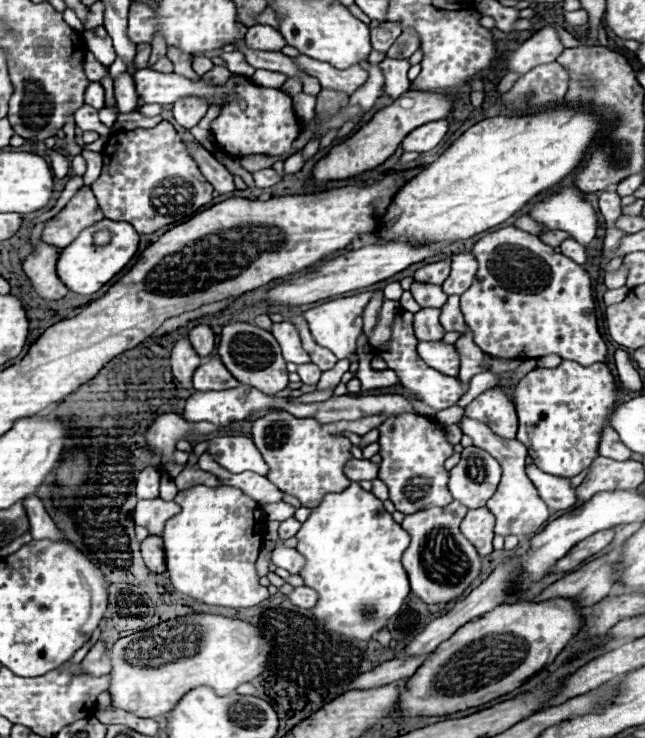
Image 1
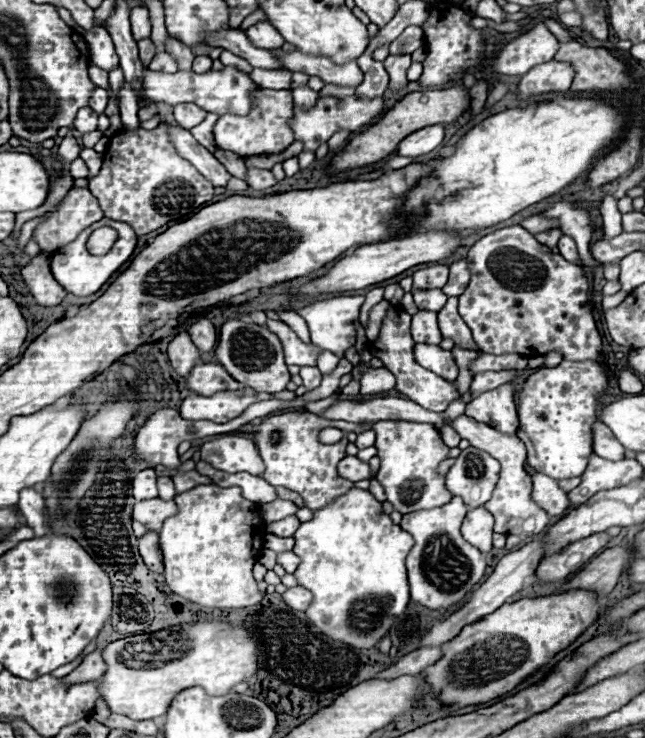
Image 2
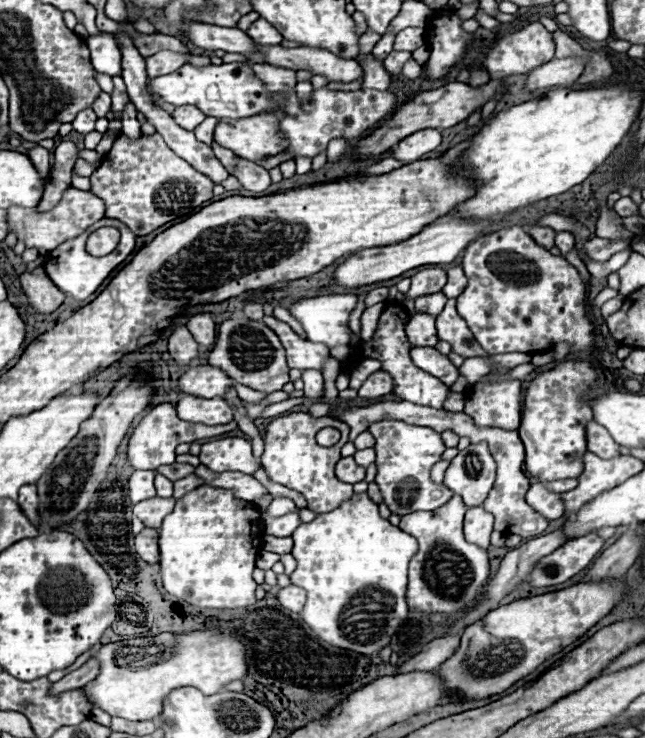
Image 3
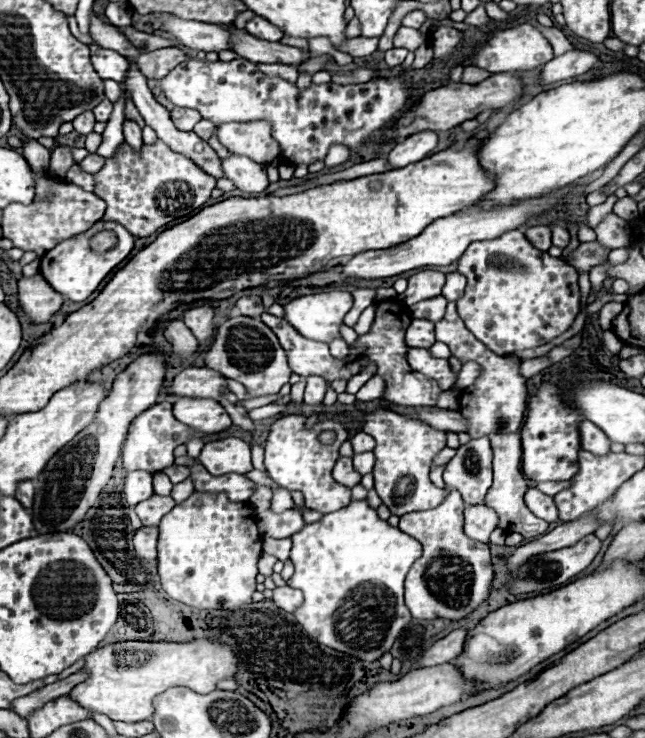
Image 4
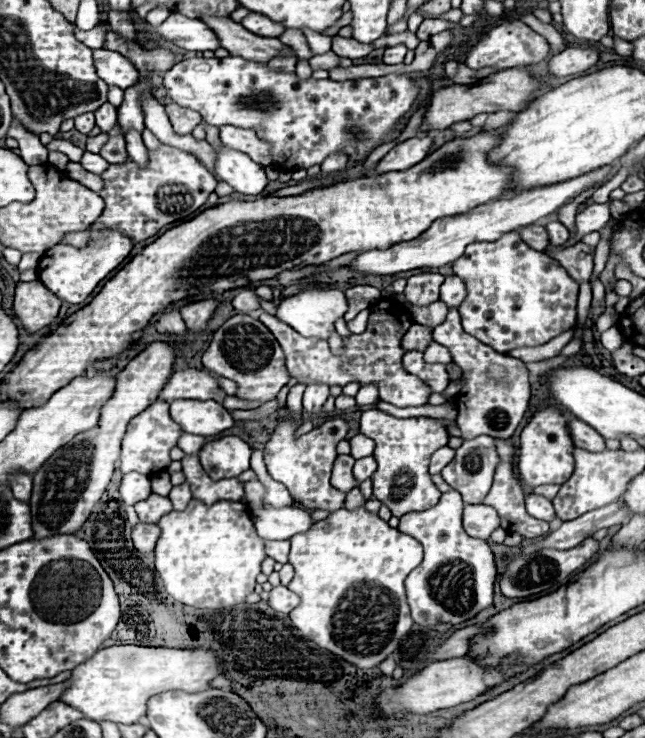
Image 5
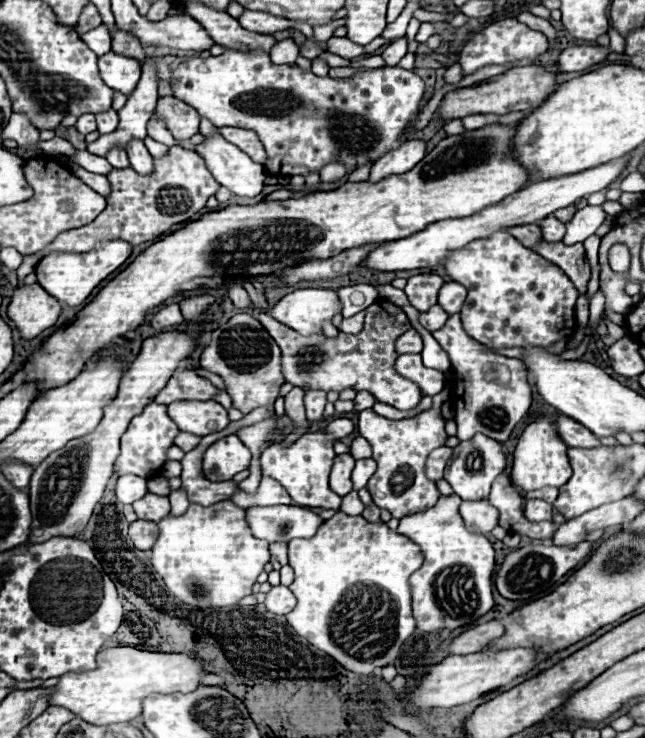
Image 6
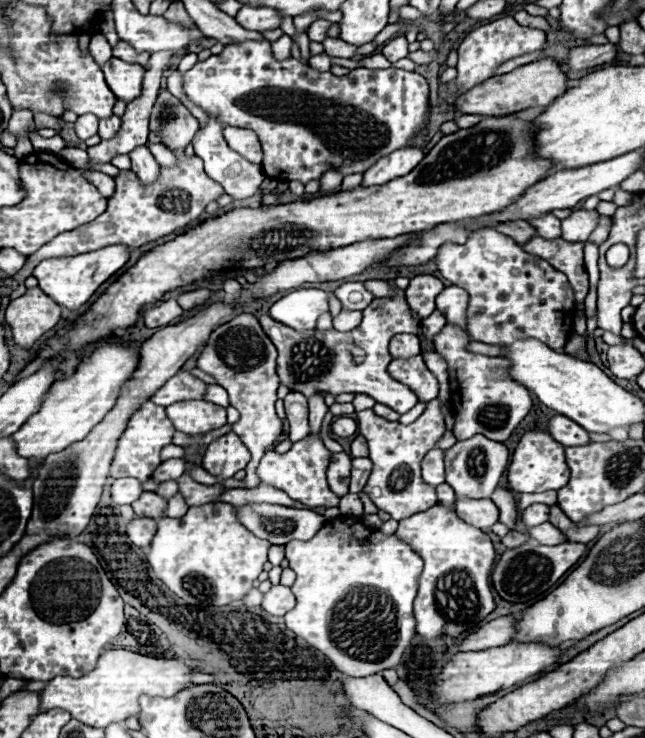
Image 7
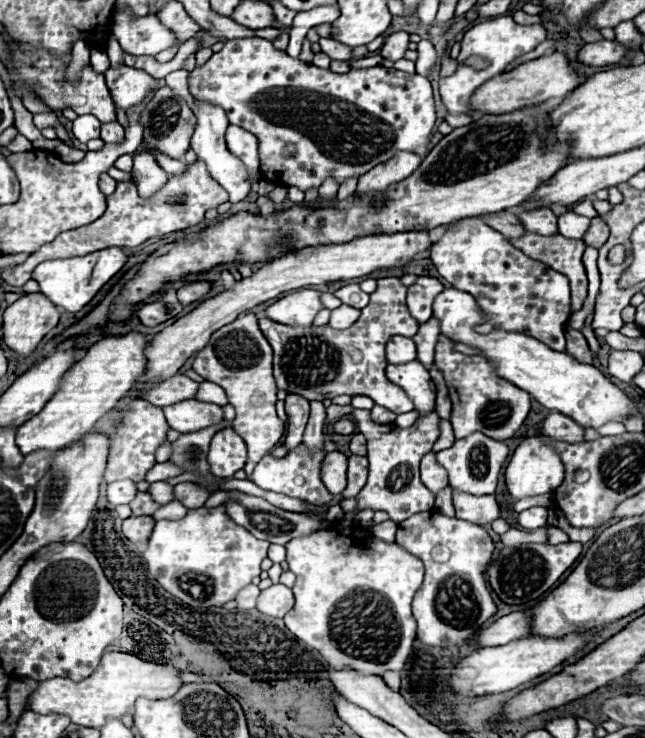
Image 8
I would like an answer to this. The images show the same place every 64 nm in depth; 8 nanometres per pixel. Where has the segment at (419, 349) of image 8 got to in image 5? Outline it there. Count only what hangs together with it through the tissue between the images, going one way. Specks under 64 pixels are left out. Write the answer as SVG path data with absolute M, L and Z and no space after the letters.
M440 300L428 306L412 306L414 322L428 326L428 328L436 328L438 324L442 324L442 320L446 320L446 314L448 314L448 308Z

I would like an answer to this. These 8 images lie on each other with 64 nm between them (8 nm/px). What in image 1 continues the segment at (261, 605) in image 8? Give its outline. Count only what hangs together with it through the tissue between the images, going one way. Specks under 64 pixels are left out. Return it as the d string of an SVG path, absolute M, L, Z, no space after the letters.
M300 586L300 588L294 588L290 594L288 594L290 602L298 608L314 608L316 600L318 600L318 594L306 586Z

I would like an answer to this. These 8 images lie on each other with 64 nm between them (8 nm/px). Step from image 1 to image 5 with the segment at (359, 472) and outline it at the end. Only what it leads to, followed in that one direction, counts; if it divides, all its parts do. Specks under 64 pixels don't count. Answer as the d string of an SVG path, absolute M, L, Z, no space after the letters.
M342 454L336 458L334 462L334 470L332 470L332 486L340 492L350 492L352 488L356 488L356 480L354 480L354 474L352 474L352 466L354 466L354 458L350 454Z

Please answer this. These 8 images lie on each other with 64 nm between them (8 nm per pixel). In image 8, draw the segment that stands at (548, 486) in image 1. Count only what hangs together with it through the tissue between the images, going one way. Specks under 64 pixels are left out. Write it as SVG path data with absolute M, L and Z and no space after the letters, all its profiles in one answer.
M534 506L534 508L528 508L518 514L518 524L524 530L536 530L536 528L546 526L546 518L548 518L548 508Z

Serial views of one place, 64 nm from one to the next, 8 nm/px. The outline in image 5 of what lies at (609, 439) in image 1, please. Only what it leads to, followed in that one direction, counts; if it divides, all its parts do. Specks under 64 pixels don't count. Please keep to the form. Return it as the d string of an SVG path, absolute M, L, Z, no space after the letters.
M578 418L568 420L568 432L570 432L572 444L576 448L584 448L584 450L590 450L590 452L602 452L606 448L604 438L594 428L590 428L588 424L584 424Z

